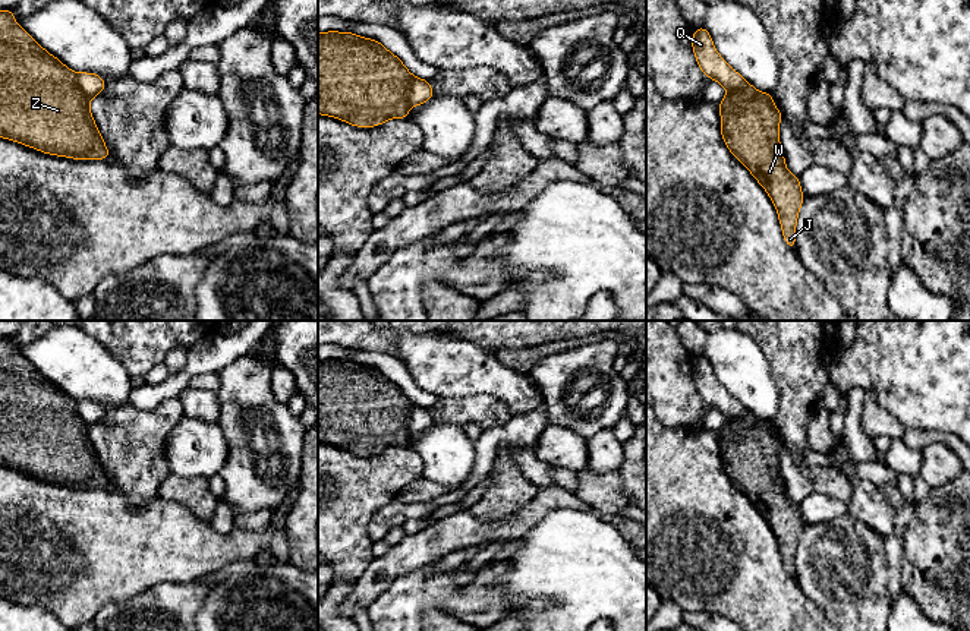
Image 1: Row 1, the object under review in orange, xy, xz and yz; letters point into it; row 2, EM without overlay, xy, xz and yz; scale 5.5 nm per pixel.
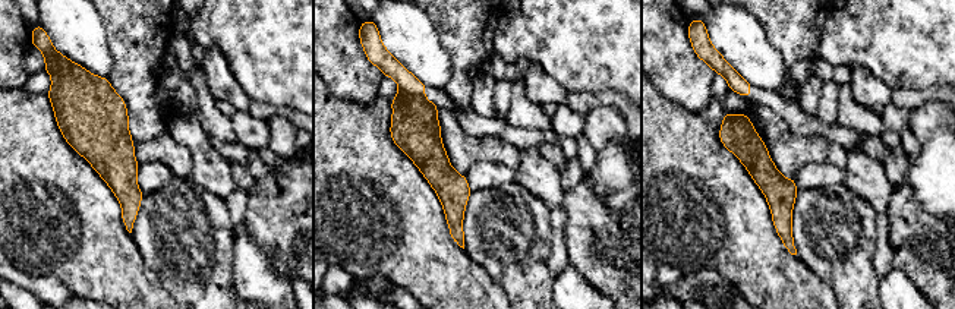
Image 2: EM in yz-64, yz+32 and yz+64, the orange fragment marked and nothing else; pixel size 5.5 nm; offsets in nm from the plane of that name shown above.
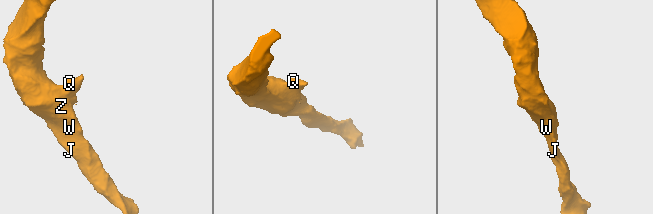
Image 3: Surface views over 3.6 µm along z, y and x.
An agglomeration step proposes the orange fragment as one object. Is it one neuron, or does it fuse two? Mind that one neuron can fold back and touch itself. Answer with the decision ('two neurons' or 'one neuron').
two neurons

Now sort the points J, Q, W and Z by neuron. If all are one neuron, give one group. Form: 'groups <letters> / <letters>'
groups J W Z / Q

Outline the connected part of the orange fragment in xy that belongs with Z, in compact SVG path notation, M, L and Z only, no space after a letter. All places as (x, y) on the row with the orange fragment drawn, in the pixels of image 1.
M0 10L0 138L73 160L107 160L110 155L78 73L18 25L13 10Z

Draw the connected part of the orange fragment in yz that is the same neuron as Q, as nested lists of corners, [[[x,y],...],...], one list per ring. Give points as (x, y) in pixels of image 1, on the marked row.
[[[705,26],[693,31],[692,48],[700,70],[712,81],[731,91],[741,92],[750,98],[766,98],[759,89],[753,88],[738,72],[718,54],[712,38]]]

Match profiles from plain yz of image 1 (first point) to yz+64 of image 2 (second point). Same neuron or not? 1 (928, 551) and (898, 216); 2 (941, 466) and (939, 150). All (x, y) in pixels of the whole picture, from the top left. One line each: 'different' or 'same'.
1: same
2: different

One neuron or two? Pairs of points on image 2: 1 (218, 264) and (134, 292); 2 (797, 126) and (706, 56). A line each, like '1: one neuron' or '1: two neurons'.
1: two neurons
2: one neuron

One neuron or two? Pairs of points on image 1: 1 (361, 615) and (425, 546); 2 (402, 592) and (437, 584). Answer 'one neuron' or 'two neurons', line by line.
1: two neurons
2: one neuron

